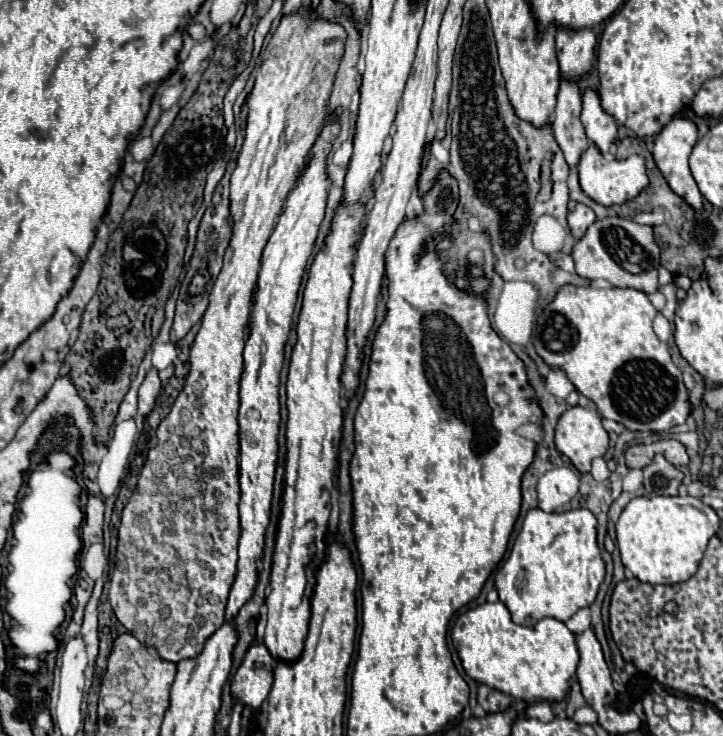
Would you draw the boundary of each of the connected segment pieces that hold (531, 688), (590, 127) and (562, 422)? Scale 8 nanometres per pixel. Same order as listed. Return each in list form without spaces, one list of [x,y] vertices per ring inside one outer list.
[[[485,602],[463,612],[453,624],[451,640],[465,672],[473,680],[531,704],[539,700],[561,700],[579,664],[575,634],[561,620],[539,620],[537,630],[519,626],[513,624],[509,610],[501,602]]]
[[[587,88],[583,94],[583,110],[581,110],[581,122],[585,126],[585,134],[591,142],[597,144],[597,148],[605,154],[609,150],[609,144],[617,138],[617,122],[613,116],[609,116],[601,108],[601,98],[595,88]]]
[[[571,406],[563,412],[555,428],[555,446],[579,472],[591,470],[591,460],[609,448],[609,436],[597,410]]]

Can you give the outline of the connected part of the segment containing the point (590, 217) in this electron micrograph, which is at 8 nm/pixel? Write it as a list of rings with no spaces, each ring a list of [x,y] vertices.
[[[577,204],[575,210],[569,212],[567,220],[569,220],[571,234],[575,238],[581,238],[585,234],[585,230],[595,222],[595,212],[589,206],[585,206],[585,204]]]

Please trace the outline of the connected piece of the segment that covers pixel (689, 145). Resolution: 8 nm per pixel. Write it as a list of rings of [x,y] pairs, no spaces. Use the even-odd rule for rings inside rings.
[[[679,114],[669,124],[665,124],[665,128],[661,128],[661,132],[655,136],[653,158],[655,158],[657,168],[665,176],[667,184],[671,186],[671,190],[675,194],[679,194],[683,200],[687,200],[693,208],[699,210],[703,206],[703,196],[701,196],[701,192],[699,192],[691,172],[689,172],[689,164],[687,164],[687,158],[689,158],[695,142],[697,142],[697,126],[695,126],[695,122],[691,118],[687,118],[685,114]]]

